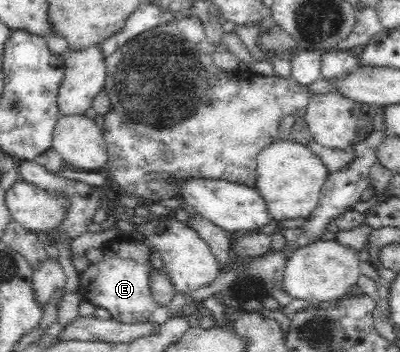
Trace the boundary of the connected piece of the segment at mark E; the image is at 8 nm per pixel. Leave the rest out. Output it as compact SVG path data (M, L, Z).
M128 231L105 242L101 247L103 259L91 262L79 273L79 289L84 299L96 307L103 307L118 322L147 322L149 315L157 312L158 303L152 296L149 285L152 247L143 240L135 240Z

